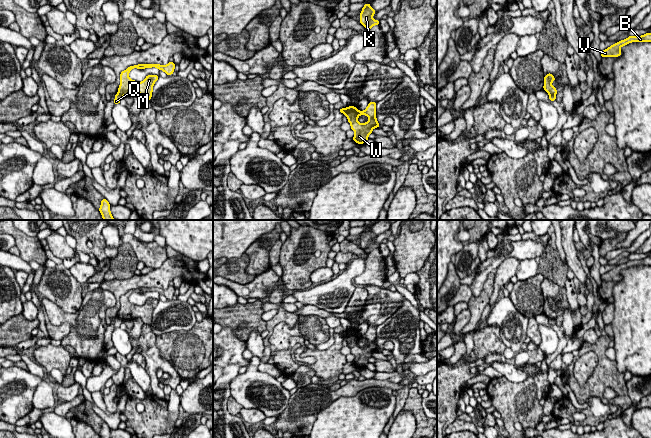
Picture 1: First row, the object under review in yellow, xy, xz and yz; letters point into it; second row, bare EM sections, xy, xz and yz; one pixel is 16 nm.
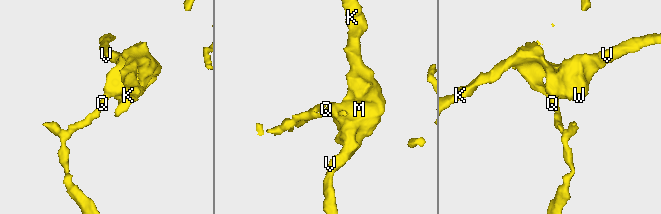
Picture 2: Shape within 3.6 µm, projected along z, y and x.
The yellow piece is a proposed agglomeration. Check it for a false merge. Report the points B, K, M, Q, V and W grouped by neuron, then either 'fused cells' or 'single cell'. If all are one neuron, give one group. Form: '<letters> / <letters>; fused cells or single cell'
B K M V W / Q; fused cells

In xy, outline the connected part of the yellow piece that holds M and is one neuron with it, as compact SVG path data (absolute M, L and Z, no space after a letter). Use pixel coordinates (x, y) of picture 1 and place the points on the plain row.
M169 286L163 290L160 288L138 288L128 291L126 294L120 297L120 310L118 317L122 320L141 318L144 324L151 324L154 307L158 304L158 299L147 299L142 306L134 305L129 302L129 296L133 292L145 293L145 292L158 292L164 295L167 299L172 299L175 293L175 287Z

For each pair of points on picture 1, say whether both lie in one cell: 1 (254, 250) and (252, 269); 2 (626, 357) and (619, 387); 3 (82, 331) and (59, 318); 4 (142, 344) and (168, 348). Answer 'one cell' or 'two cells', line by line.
1: one cell
2: two cells
3: one cell
4: two cells

